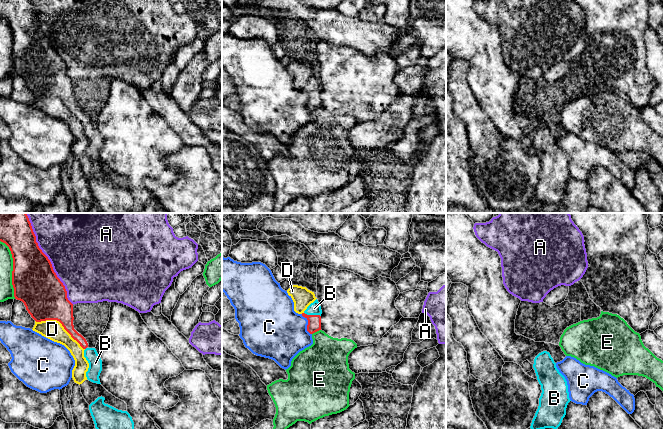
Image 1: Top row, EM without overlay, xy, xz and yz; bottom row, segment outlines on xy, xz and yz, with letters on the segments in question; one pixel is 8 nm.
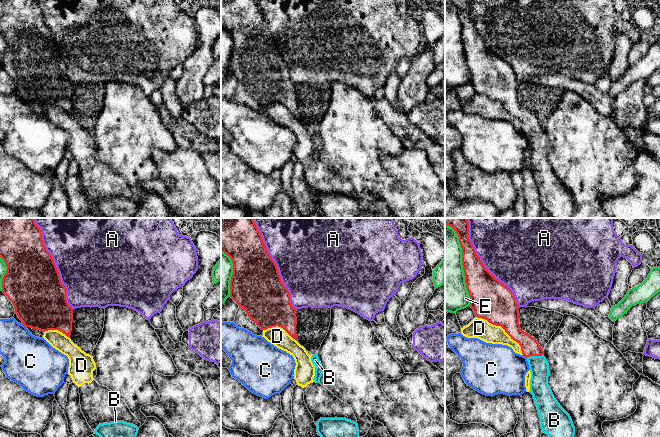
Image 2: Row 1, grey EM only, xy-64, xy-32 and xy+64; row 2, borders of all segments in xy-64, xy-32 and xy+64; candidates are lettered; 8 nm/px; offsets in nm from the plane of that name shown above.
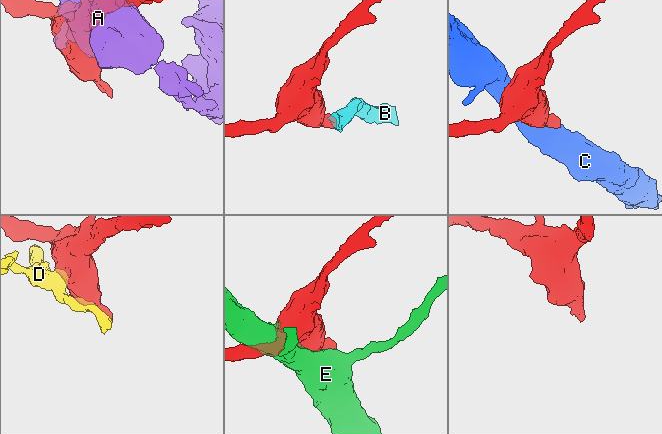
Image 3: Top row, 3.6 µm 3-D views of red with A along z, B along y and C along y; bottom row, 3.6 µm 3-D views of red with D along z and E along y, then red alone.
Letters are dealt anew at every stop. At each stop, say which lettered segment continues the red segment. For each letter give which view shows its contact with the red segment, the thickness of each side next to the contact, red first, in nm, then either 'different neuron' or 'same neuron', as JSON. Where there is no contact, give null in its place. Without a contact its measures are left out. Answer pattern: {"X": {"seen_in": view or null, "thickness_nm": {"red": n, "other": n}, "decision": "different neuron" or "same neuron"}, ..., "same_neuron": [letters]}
{"A": {"seen_in": "xy", "thickness_nm": {"red": 360, "other": 500}, "decision": "different neuron"}, "B": {"seen_in": "xz", "thickness_nm": {"red": 110, "other": 100}, "decision": "same neuron"}, "C": {"seen_in": "xz", "thickness_nm": {"red": 110, "other": 440}, "decision": "different neuron"}, "D": {"seen_in": "xy", "thickness_nm": {"red": 360, "other": 160}, "decision": "different neuron"}, "E": {"seen_in": "xy", "thickness_nm": {"red": 360, "other": 110}, "decision": "different neuron"}, "same_neuron": ["B"]}

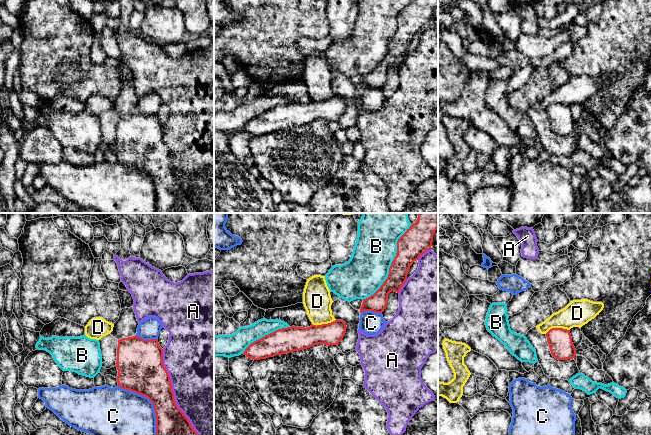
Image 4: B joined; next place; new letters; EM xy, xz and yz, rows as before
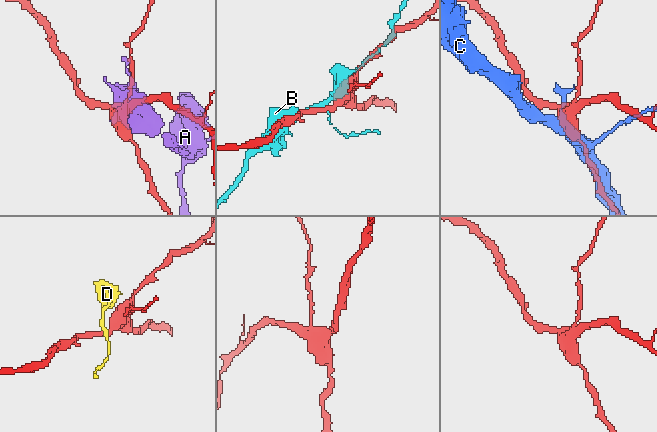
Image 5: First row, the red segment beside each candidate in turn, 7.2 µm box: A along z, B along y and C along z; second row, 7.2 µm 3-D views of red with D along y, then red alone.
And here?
{"A": {"seen_in": "xy", "thickness_nm": {"red": 320, "other": 500}, "decision": "different neuron"}, "B": {"seen_in": "xz", "thickness_nm": {"red": 220, "other": 340}, "decision": "different neuron"}, "C": {"seen_in": "xy", "thickness_nm": {"red": 340, "other": 460}, "decision": "different neuron"}, "D": {"seen_in": "yz", "thickness_nm": {"red": 190, "other": 220}, "decision": "different neuron"}, "same_neuron": []}

